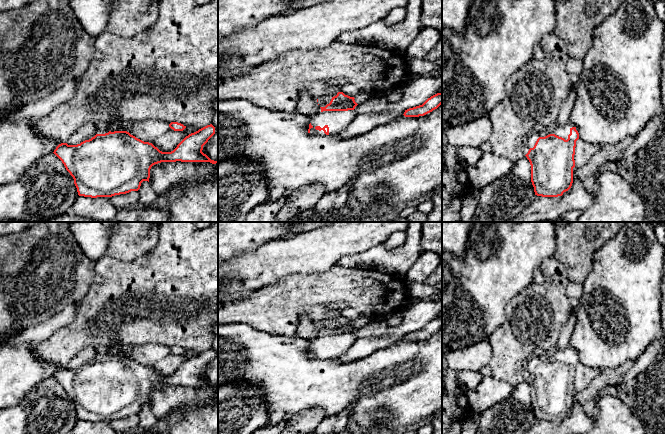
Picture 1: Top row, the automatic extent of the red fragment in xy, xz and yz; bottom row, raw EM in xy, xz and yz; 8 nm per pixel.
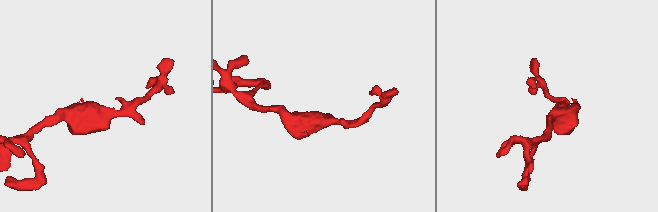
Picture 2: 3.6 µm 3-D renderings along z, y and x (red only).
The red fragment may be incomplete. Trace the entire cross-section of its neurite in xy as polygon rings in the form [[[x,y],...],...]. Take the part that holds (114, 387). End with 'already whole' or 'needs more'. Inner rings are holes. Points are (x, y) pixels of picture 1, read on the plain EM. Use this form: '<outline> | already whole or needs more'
[[[212,348],[207,349],[186,360],[173,375],[162,376],[152,367],[144,366],[127,355],[109,355],[105,358],[96,358],[77,369],[61,367],[53,377],[73,401],[79,420],[112,421],[138,415],[143,405],[149,406],[151,391],[161,386],[218,387],[202,376],[203,370],[214,358],[215,351]]] | already whole

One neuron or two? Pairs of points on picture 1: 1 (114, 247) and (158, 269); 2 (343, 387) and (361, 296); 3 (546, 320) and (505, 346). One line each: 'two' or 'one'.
1: two
2: two
3: one

